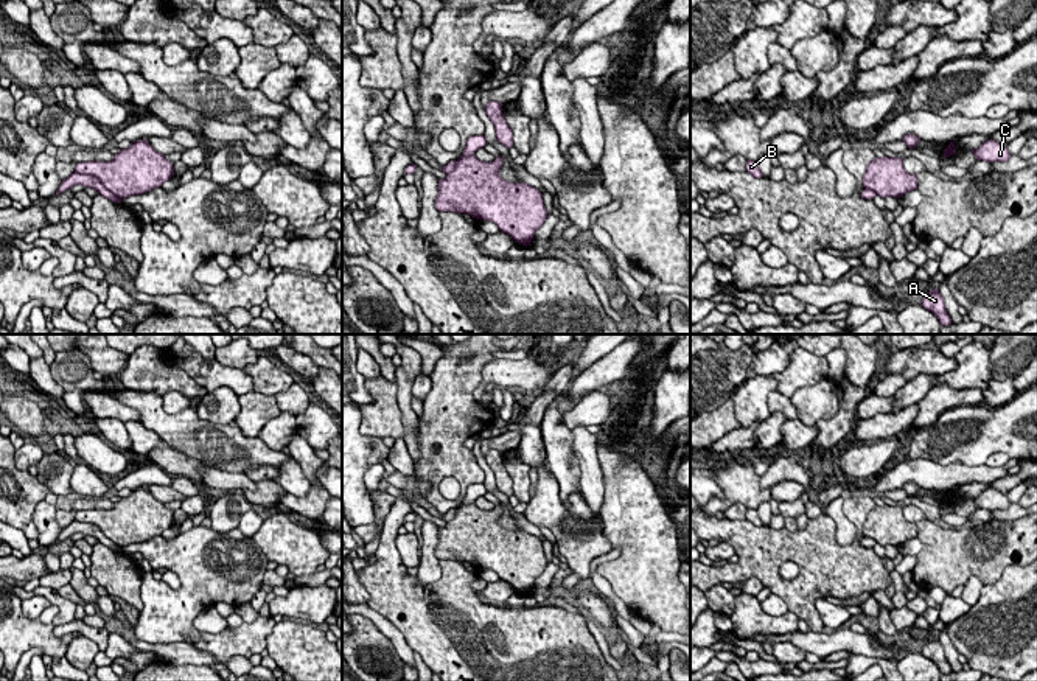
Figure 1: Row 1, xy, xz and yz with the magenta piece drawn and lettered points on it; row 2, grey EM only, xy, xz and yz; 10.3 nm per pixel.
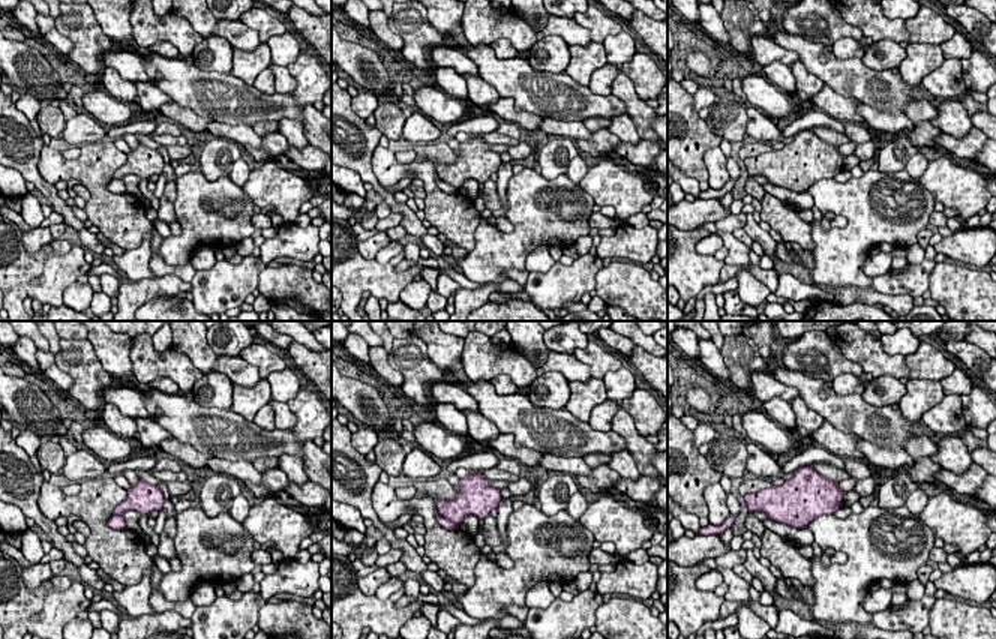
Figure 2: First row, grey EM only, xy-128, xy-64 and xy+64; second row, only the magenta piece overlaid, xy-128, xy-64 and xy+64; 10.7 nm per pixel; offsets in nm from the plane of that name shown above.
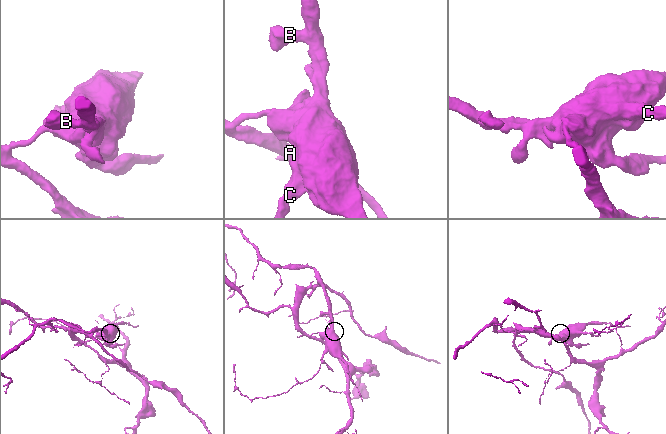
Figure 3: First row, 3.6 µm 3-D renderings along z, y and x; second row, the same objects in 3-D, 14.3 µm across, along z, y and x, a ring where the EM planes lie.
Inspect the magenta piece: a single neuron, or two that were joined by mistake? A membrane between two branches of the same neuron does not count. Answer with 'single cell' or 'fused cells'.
fused cells

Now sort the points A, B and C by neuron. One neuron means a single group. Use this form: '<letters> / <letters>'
A / B C

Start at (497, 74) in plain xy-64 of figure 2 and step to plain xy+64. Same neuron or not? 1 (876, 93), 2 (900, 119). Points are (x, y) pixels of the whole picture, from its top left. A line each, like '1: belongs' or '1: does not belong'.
1: belongs
2: does not belong

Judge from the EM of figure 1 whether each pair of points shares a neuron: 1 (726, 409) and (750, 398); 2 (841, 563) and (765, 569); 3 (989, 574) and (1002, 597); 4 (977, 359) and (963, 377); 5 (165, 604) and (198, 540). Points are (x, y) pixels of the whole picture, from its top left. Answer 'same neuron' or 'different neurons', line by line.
1: different neurons
2: same neuron
3: different neurons
4: same neuron
5: same neuron

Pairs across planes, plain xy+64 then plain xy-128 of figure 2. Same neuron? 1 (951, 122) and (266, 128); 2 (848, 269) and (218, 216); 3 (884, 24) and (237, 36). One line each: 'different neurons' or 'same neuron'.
1: different neurons
2: same neuron
3: same neuron

